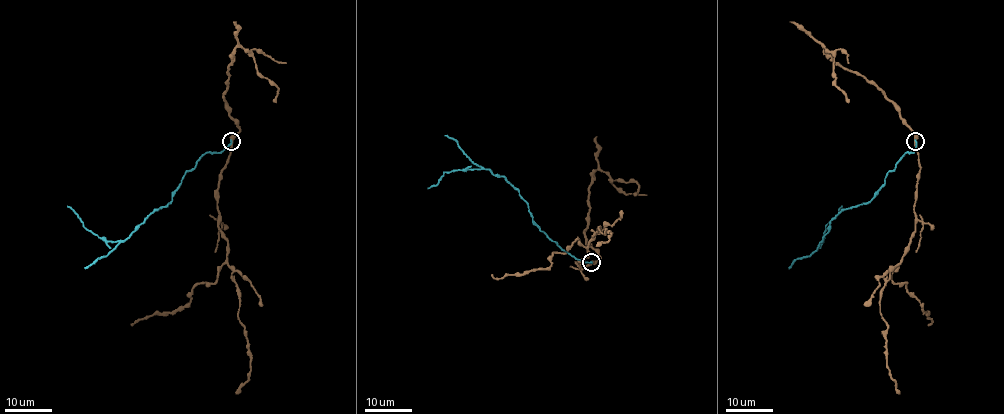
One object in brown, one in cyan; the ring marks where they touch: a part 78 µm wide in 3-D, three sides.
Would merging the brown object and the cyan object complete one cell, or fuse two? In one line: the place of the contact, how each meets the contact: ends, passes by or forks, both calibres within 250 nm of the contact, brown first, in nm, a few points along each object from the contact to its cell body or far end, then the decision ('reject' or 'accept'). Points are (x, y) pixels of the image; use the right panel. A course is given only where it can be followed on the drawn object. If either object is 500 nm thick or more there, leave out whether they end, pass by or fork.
place (915, 141); brown passes by; cyan ends; calibres 360 and 220 nm; course brown (915, 141), (920, 168), (915, 229), (908, 250), (889, 272), (880, 299), (887, 329), (887, 368), (899, 394); course cyan (915, 141), (915, 150), (906, 152), (869, 201), (842, 209), (833, 218), (822, 241), (825, 226), (842, 205); reject

